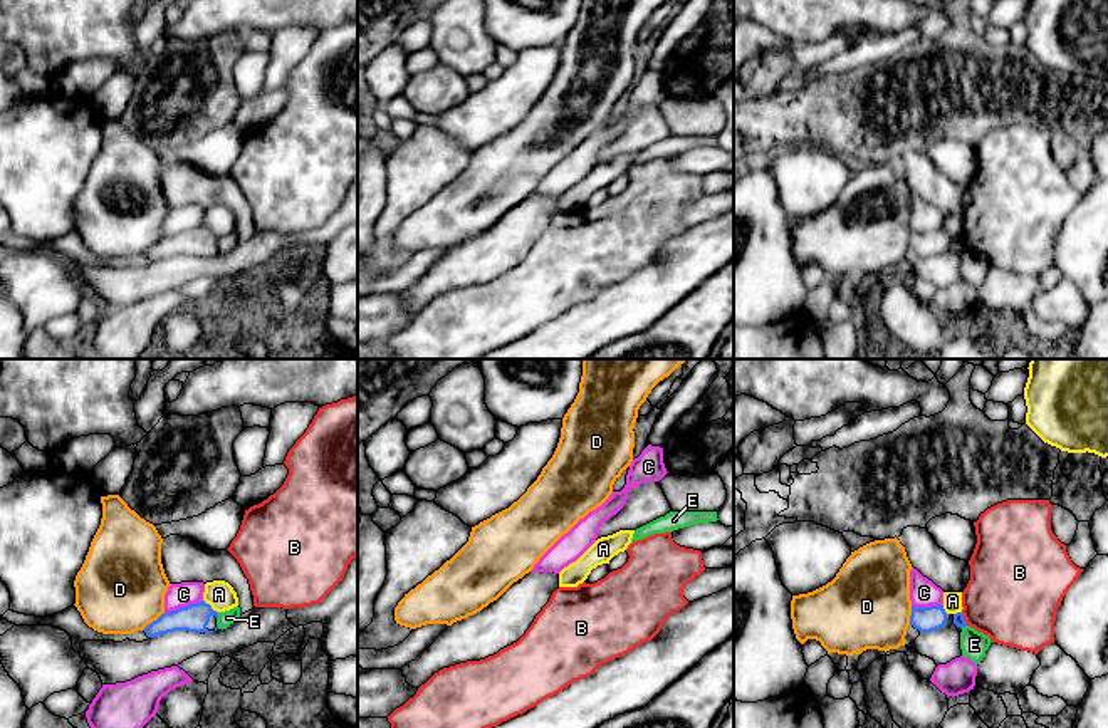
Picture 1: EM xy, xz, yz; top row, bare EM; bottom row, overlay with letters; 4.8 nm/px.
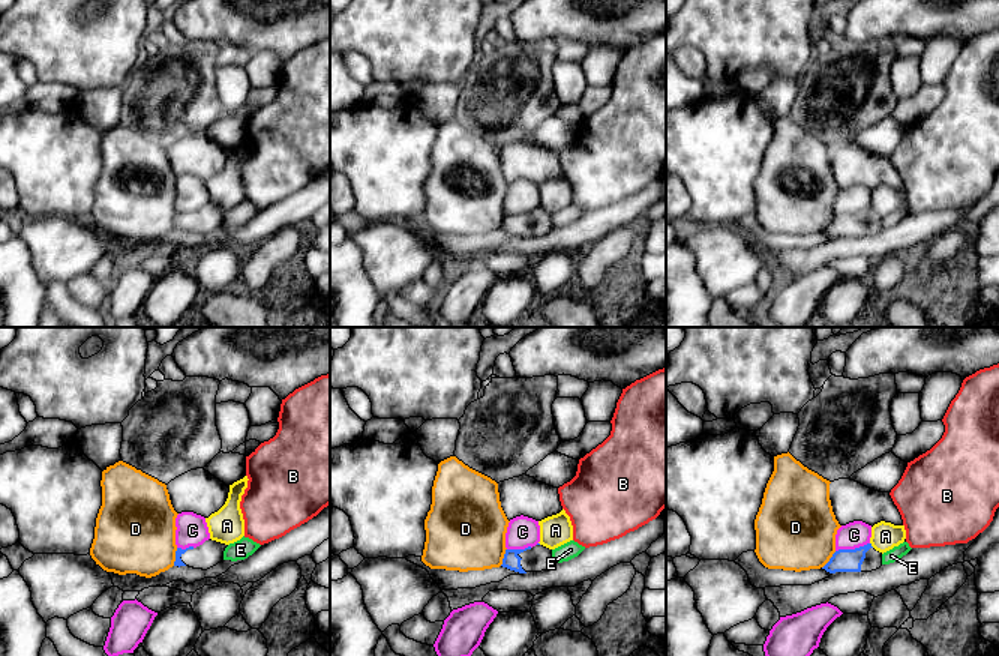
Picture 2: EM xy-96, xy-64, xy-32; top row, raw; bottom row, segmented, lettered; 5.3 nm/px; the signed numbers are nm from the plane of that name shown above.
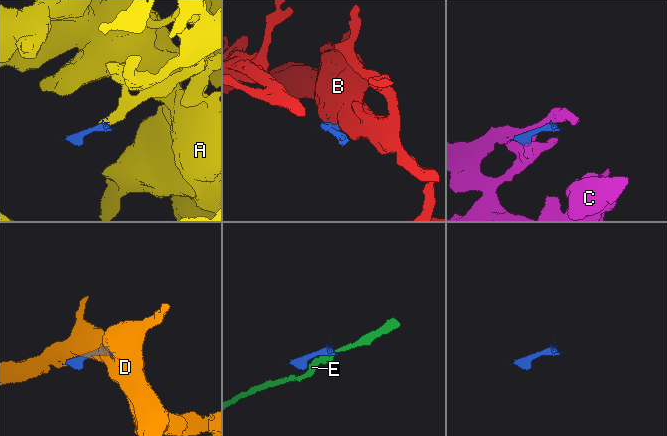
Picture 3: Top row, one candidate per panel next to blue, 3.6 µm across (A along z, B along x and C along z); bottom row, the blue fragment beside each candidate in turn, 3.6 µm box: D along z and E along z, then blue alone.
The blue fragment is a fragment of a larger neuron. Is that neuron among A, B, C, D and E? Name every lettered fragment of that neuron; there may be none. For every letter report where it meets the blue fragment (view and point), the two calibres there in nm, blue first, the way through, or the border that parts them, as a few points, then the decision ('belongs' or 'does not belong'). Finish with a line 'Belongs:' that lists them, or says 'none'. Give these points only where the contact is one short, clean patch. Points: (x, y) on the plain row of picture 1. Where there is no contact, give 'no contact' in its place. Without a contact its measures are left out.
A: meets blue in xy at (210, 230); 140 nm thick on the blue side, 140 nm on the other; border along xy (203, 223), (217, 237); does not belong
B: meets blue in yz at (964, 244); 60 nm thick on the blue side, 440 nm on the other; border along yz (961, 237), (967, 249); does not belong
C: meets blue in xy at (183, 232); 140 nm thick on the blue side, 120 nm on the other; does not belong
D: meets blue in xy at (153, 245); 140 nm thick on the blue side, 420 nm on the other; does not belong
E: meets blue in xy at (217, 240); 140 nm thick on the blue side, 70 nm on the other; border along xy (219, 237), (217, 244); does not belong
Belongs: none

